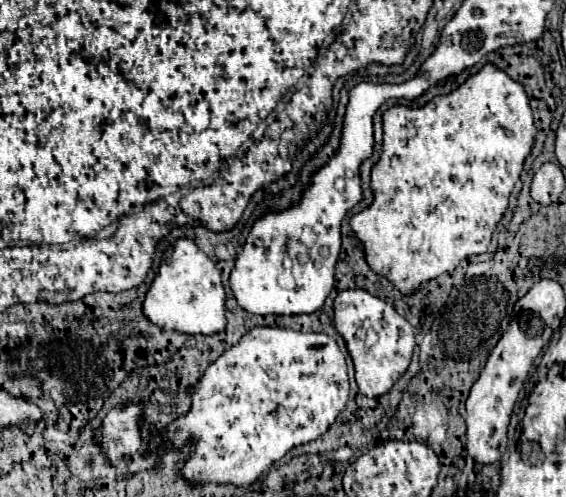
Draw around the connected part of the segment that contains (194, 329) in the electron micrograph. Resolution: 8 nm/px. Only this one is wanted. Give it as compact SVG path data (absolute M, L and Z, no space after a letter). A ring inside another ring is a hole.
M182 237L174 243L170 259L158 267L158 273L142 303L142 311L154 325L162 329L174 329L188 335L214 335L226 327L224 299L220 271L192 239Z

